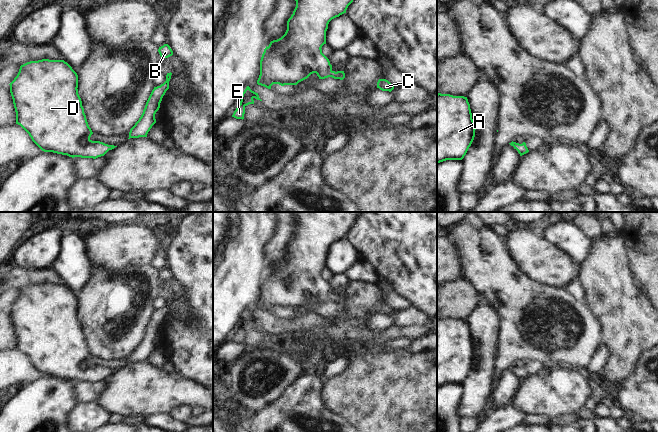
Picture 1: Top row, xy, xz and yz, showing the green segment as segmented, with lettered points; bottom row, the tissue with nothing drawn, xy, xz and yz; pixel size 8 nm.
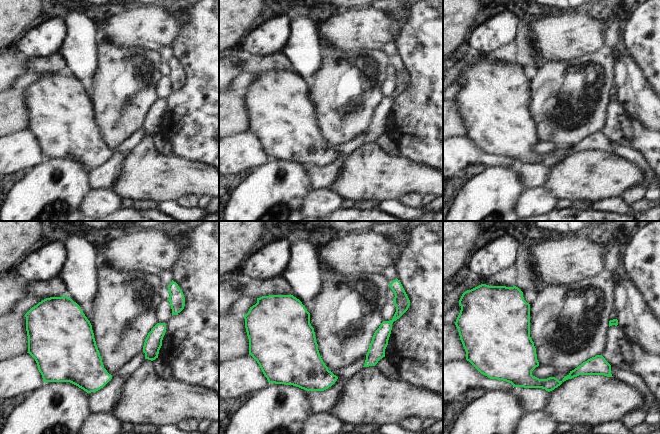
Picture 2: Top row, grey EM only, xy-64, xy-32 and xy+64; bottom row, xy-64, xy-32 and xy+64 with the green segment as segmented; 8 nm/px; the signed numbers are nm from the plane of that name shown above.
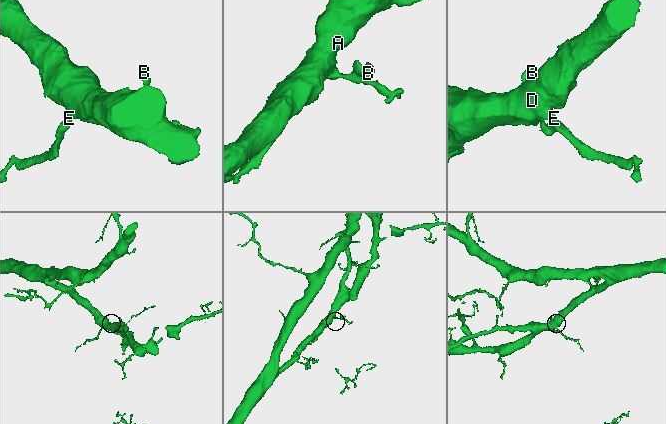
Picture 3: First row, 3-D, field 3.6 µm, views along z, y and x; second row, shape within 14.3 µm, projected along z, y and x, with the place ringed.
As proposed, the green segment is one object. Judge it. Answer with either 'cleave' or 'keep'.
keep

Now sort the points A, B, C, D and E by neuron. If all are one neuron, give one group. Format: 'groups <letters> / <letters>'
groups A B C D E

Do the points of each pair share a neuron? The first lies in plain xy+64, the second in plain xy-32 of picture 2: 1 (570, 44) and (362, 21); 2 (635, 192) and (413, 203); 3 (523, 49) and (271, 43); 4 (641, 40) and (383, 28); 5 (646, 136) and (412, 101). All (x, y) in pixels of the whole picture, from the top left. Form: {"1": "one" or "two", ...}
{"1": "one", "2": "one", "3": "two", "4": "two", "5": "one"}

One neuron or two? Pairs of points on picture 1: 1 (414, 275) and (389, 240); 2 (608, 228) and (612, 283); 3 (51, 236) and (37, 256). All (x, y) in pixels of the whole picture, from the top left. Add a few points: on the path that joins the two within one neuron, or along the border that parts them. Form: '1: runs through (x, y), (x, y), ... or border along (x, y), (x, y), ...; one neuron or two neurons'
1: runs through (414, 266), (398, 249); one neuron
2: border along (602, 233), (618, 235); two neurons
3: runs through (48, 241), (39, 251); one neuron

